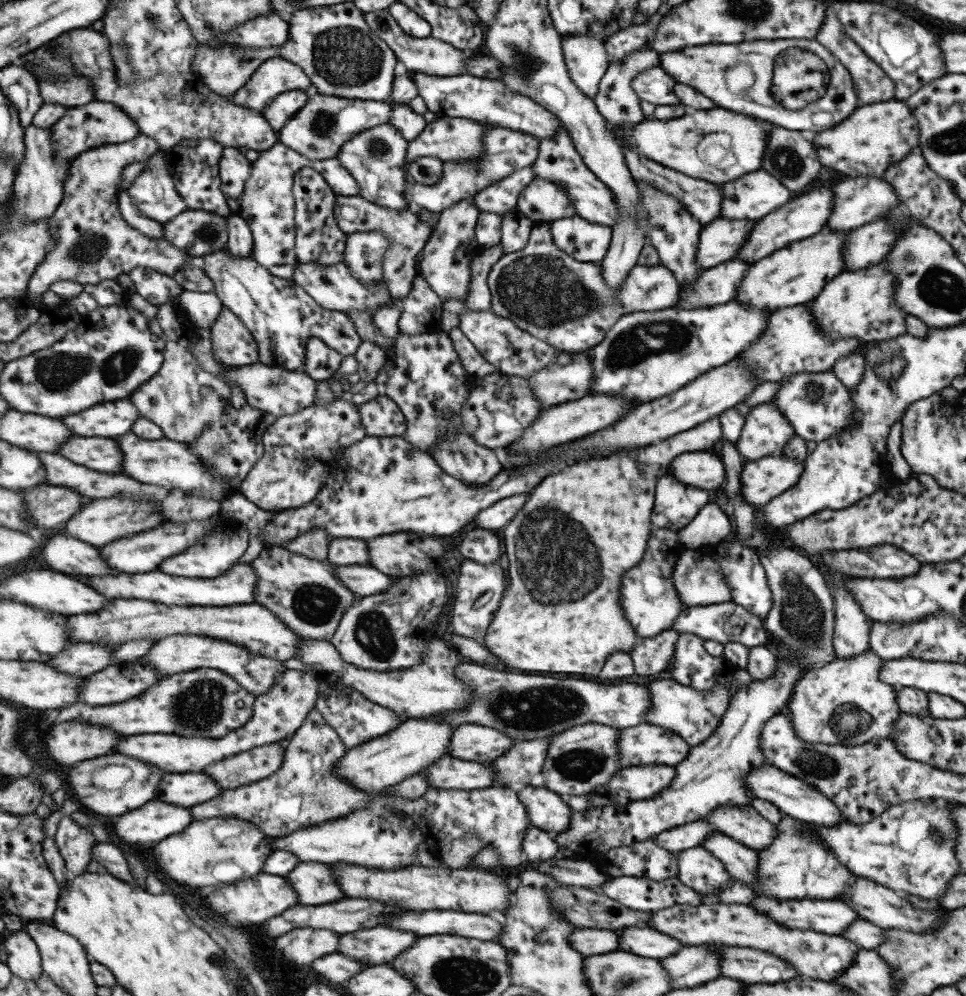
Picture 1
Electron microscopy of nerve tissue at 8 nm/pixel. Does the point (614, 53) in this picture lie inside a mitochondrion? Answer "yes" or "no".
no

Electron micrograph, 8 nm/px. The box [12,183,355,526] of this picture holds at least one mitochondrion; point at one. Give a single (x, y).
(49, 375)

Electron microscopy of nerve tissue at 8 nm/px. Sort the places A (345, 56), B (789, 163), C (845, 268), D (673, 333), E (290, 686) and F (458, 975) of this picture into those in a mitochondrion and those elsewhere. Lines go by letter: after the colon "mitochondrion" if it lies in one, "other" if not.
A: mitochondrion
B: mitochondrion
C: other
D: mitochondrion
E: other
F: mitochondrion

